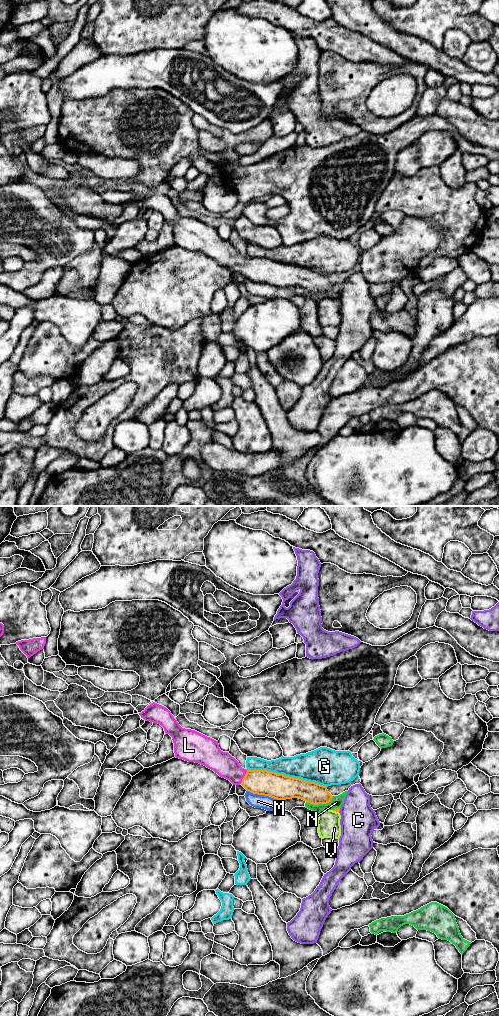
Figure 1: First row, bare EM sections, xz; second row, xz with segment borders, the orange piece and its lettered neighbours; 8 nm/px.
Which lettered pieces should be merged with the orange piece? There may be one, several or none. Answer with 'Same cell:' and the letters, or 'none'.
Same cell: L

